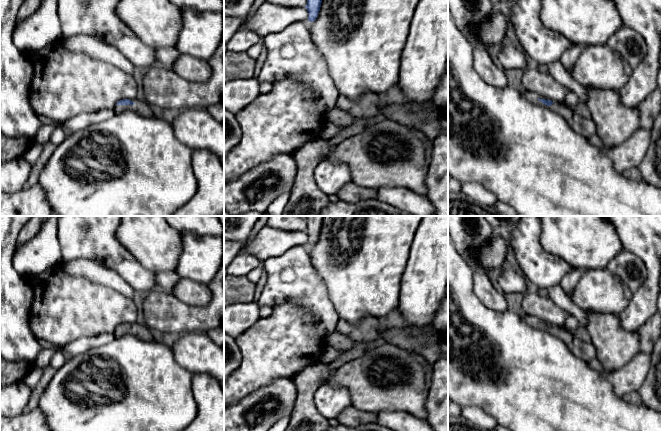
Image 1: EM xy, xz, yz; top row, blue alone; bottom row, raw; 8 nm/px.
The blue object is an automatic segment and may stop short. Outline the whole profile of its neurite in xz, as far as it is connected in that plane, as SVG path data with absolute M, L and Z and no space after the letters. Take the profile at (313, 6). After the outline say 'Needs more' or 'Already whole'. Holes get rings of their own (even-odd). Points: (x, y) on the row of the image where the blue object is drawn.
M307 0L305 8L308 11L308 21L313 22L316 20L320 11L322 0Z. Already whole

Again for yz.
M539 99L543 104L554 109L571 126L571 128L580 133L586 139L589 139L596 133L596 126L592 118L583 118L567 110L563 103L552 102L551 100Z. Needs more

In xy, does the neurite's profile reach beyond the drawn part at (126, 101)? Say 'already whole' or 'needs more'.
needs more

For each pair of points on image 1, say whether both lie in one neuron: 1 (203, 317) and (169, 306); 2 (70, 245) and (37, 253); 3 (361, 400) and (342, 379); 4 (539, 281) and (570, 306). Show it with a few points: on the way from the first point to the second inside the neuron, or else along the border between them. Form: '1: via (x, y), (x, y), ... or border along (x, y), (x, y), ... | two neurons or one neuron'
1: via (195, 317), (180, 317), (177, 314) | one neuron
2: border along (57, 226), (57, 239), (63, 259) | two neurons
3: via (359, 394), (348, 383) | one neuron
4: border along (559, 283), (546, 289) | two neurons

